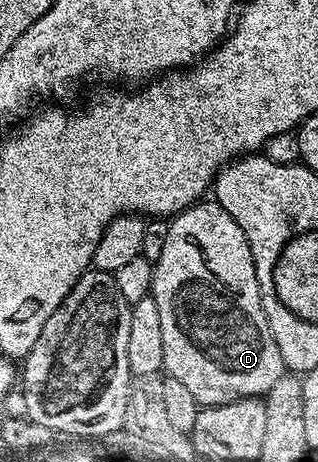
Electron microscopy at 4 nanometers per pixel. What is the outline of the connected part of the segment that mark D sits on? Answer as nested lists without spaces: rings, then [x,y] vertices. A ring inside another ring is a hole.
[[[198,201],[172,216],[163,241],[163,253],[159,253],[157,262],[153,264],[151,294],[159,308],[164,374],[182,383],[201,407],[214,407],[240,399],[264,397],[271,385],[286,374],[287,368],[267,325],[267,313],[263,313],[251,245],[247,245],[243,229],[227,209],[215,201],[205,202]]]

